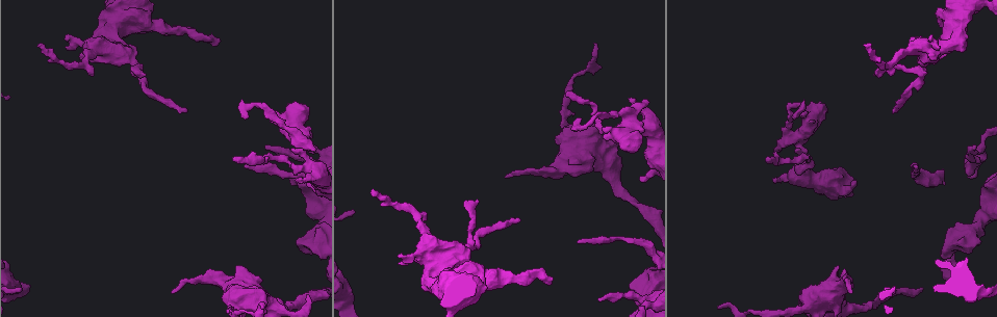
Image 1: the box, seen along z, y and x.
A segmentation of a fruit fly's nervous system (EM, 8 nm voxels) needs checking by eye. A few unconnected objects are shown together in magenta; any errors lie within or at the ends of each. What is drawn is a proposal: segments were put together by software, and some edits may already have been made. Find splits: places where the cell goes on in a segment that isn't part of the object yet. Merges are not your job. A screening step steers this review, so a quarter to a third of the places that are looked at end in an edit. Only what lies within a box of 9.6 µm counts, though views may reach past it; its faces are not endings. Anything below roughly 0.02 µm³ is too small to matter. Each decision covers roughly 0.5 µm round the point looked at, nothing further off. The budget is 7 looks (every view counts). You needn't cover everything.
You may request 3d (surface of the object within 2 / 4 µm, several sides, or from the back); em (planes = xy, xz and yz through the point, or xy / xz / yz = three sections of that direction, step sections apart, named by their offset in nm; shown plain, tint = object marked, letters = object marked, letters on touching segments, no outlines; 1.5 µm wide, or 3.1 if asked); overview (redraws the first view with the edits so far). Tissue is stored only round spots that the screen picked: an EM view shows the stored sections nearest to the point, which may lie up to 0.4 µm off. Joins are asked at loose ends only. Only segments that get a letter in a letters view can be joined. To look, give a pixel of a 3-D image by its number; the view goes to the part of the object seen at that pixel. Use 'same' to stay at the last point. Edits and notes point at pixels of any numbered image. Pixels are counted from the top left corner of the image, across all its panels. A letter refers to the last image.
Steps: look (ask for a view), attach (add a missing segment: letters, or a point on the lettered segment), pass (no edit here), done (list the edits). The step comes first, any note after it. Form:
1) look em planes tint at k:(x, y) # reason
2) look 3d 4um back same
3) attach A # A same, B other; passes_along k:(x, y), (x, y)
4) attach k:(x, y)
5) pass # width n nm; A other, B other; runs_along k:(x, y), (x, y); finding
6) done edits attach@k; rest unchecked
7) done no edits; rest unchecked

look em xy step 8 plain at 1:(173, 290) # free end

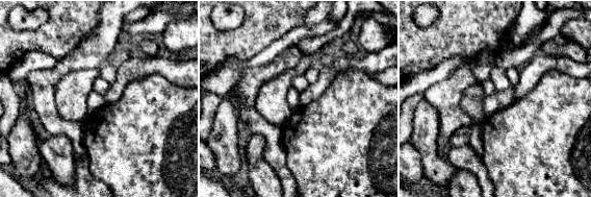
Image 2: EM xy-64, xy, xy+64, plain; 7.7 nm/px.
look em xy step 8 letters same # what lies round it

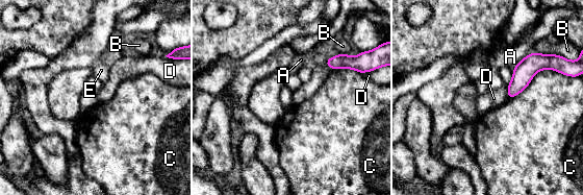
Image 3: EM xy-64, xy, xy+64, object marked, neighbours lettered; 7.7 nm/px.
pass # A other, B other, C other, D other, E other; border 3:(325, 62), (328, 67), (338, 69); none of them fits

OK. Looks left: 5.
look 3d 4um at 1:(306, 294) # branch stops here

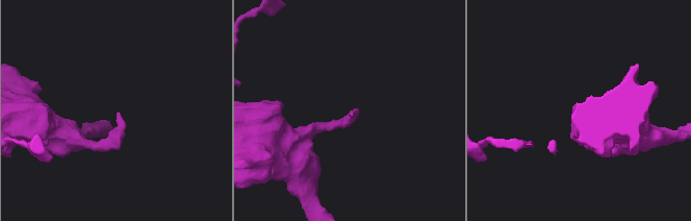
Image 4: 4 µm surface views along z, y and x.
look em xz step 8 tint at 4:(351, 115)

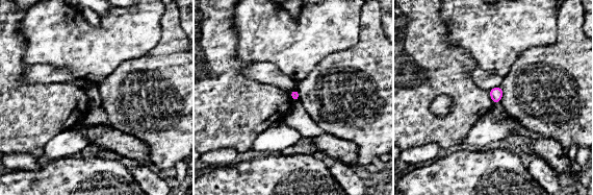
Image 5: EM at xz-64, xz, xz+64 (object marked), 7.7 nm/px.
look em planes letters same # another direction

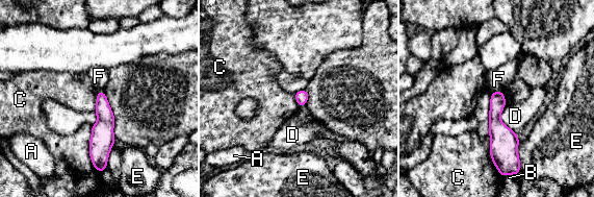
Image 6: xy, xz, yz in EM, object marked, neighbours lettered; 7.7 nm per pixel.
pass # width 190 nm; A other, B other, C other, D other, E other, F other; runs_along 6:(494, 94), (504, 154), (517, 171); none of them fits

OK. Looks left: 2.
look 3d 2um back at 1:(374, 191) # free end

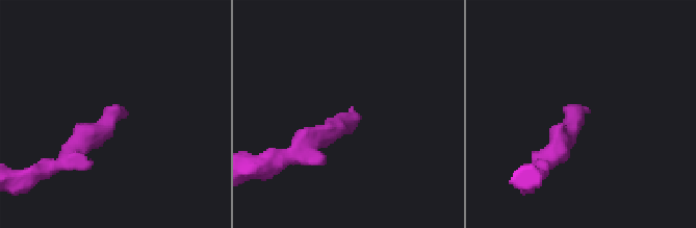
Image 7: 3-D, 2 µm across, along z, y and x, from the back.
look em planes letters at 7:(120, 107)

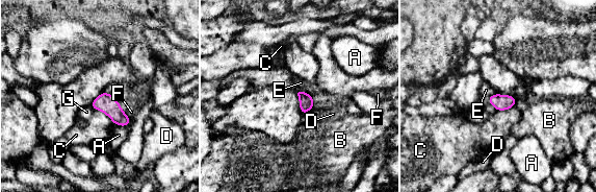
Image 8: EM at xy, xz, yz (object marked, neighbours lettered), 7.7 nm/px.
pass # A other, B other, C other, D other, E other, F other, G other; border 8:(299, 88), (306, 93); none of them fits

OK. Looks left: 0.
done no edits; rest unchecked

